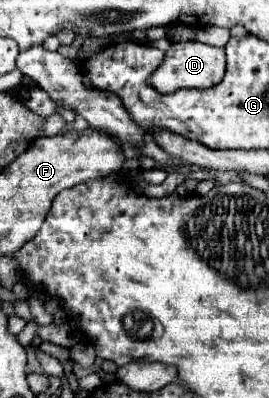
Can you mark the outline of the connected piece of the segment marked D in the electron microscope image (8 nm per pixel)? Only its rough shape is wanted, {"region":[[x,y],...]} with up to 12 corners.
{"region":[[173,43],[151,75],[161,93],[213,87],[225,49]]}

